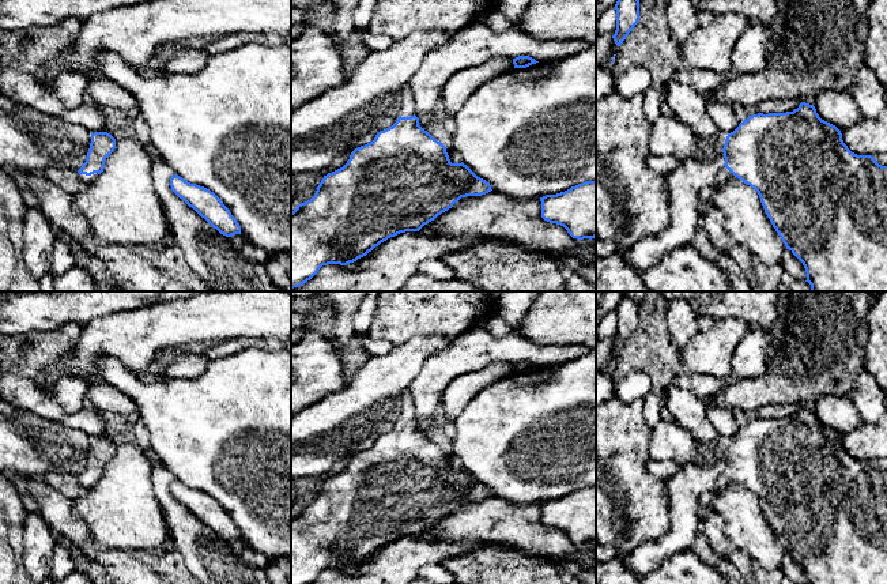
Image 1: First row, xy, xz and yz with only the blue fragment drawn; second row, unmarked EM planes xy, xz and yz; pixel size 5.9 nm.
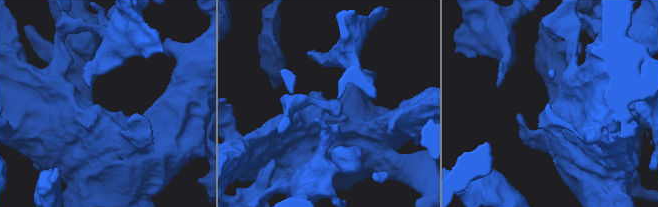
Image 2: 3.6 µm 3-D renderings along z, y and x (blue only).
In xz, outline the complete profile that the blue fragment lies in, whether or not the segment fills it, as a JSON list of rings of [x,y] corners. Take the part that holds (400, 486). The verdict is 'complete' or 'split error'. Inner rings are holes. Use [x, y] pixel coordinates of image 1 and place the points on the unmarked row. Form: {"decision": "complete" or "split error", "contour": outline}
{"decision": "complete", "contour": [[[415,419],[400,421],[392,432],[380,436],[373,447],[355,453],[347,468],[324,481],[314,501],[291,517],[291,584],[312,584],[322,570],[354,568],[390,542],[419,536],[461,502],[492,496],[490,487],[478,482],[467,470],[452,468],[446,453],[419,430]]]}

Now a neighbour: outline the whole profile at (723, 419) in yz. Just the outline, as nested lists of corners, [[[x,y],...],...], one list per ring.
[[[717,406],[707,407],[707,418],[712,426],[722,437],[731,438],[739,432],[739,425],[733,417],[733,410],[721,408]]]

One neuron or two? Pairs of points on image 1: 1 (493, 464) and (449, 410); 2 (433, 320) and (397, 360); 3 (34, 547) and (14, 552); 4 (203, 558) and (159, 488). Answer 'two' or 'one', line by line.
1: two
2: two
3: two
4: one

